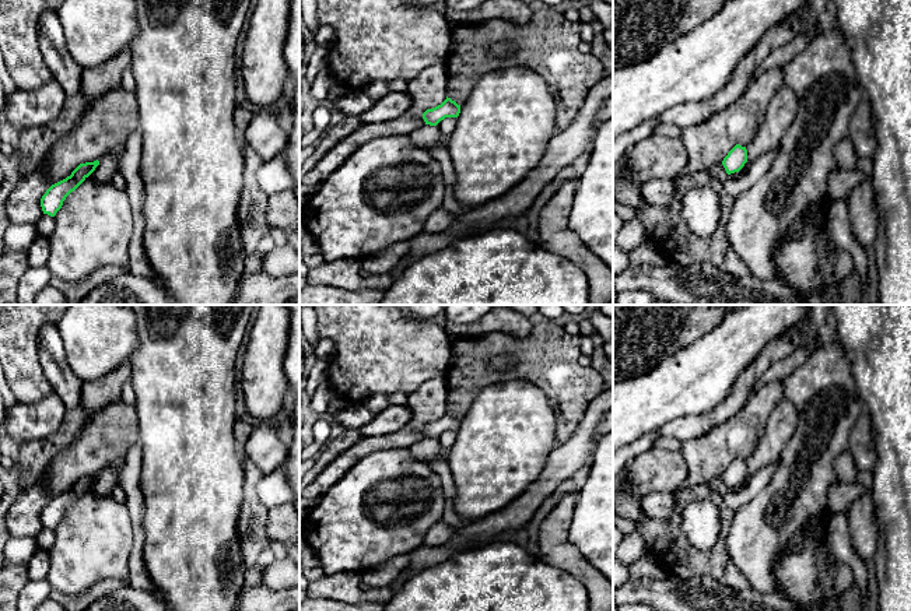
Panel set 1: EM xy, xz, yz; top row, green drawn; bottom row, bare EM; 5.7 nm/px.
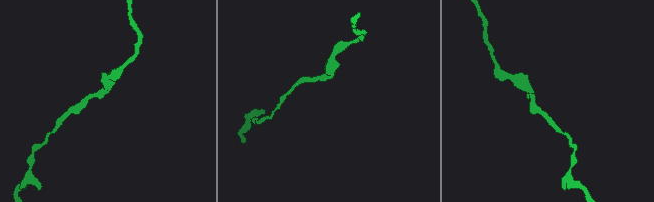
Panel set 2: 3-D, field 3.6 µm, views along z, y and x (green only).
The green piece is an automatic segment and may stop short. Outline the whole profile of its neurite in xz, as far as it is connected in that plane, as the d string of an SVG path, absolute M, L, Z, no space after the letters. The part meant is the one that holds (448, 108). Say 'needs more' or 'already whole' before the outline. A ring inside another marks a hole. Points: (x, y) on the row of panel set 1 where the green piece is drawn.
already whole | M446 96L446 99L441 105L432 109L427 109L423 113L423 119L425 124L437 126L445 117L458 117L459 113L460 113L460 105L458 105L455 101Z

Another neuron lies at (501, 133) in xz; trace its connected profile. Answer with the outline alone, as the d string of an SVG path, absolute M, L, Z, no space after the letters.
M508 66L486 73L460 106L446 147L456 180L455 196L465 208L491 201L535 169L557 133L557 103L549 84L535 70Z

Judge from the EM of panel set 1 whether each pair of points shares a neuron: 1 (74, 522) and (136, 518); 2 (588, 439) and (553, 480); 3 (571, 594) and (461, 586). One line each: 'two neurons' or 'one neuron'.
1: two neurons
2: one neuron
3: one neuron

